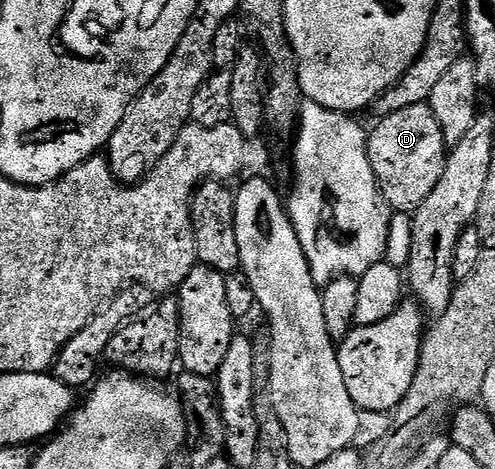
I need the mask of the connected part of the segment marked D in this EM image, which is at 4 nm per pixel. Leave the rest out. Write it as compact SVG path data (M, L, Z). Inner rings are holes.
M427 103L390 113L390 117L375 125L377 127L371 128L368 137L368 156L380 192L393 212L415 212L422 201L430 197L434 185L442 178L442 169L446 169L450 144L444 140L442 125L438 125L438 117L434 117Z

